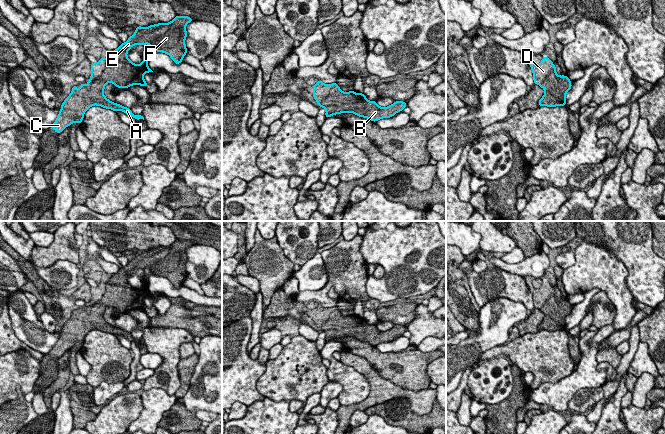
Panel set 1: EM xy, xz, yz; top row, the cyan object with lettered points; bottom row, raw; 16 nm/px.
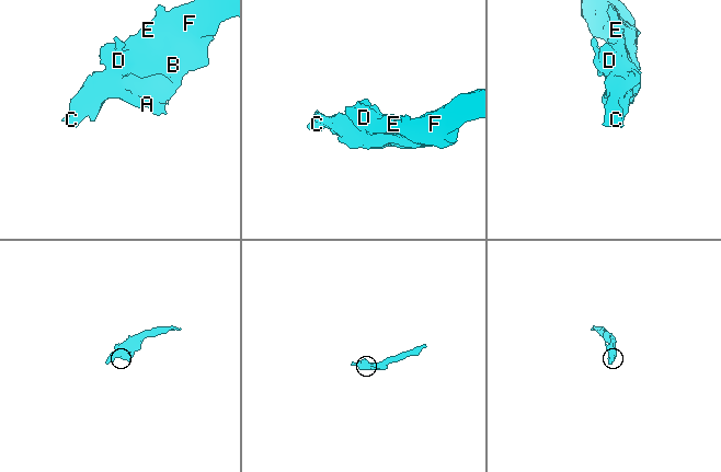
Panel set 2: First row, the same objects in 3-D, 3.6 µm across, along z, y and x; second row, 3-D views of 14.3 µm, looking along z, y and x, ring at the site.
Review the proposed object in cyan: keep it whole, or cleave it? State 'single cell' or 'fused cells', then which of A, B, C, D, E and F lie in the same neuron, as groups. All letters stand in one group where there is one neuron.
single cell; groups A B C D E F

